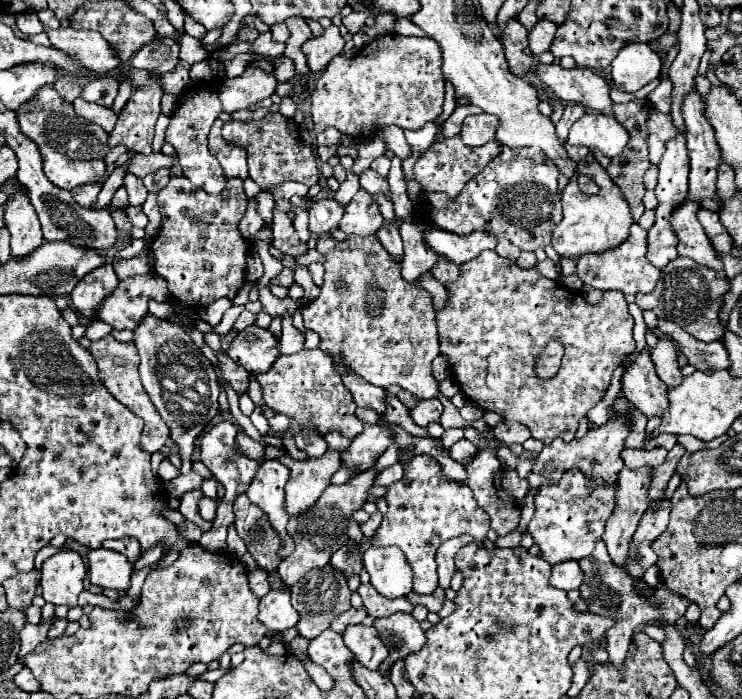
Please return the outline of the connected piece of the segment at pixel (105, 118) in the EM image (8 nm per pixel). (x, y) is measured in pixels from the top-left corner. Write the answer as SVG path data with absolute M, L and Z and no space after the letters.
M80 96L77 97L77 105L74 106L77 115L100 125L107 134L110 134L117 122L116 114L109 108L85 102Z

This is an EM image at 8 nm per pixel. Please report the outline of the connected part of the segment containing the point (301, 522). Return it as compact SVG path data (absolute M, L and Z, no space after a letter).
M367 470L367 472L361 472L359 476L355 476L353 480L349 480L347 484L343 484L343 486L329 486L311 510L307 510L301 516L291 516L289 518L287 532L295 540L295 552L289 558L285 558L277 568L277 572L281 574L285 584L293 586L311 568L325 566L329 562L329 558L333 556L333 552L337 552L339 544L343 544L343 540L361 542L363 534L359 530L359 524L351 518L351 512L359 510L361 504L367 502L367 492L373 484L375 474L377 474L375 470Z

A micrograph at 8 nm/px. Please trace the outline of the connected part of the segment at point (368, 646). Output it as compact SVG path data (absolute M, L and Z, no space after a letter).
M351 624L345 628L343 632L343 642L347 648L351 648L351 652L357 656L357 660L367 666L369 670L377 670L379 664L387 658L389 650L383 644L383 640L379 638L379 634L375 632L373 626L365 626L365 624Z

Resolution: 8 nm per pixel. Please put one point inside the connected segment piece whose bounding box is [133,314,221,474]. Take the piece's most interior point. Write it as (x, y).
(181, 382)

